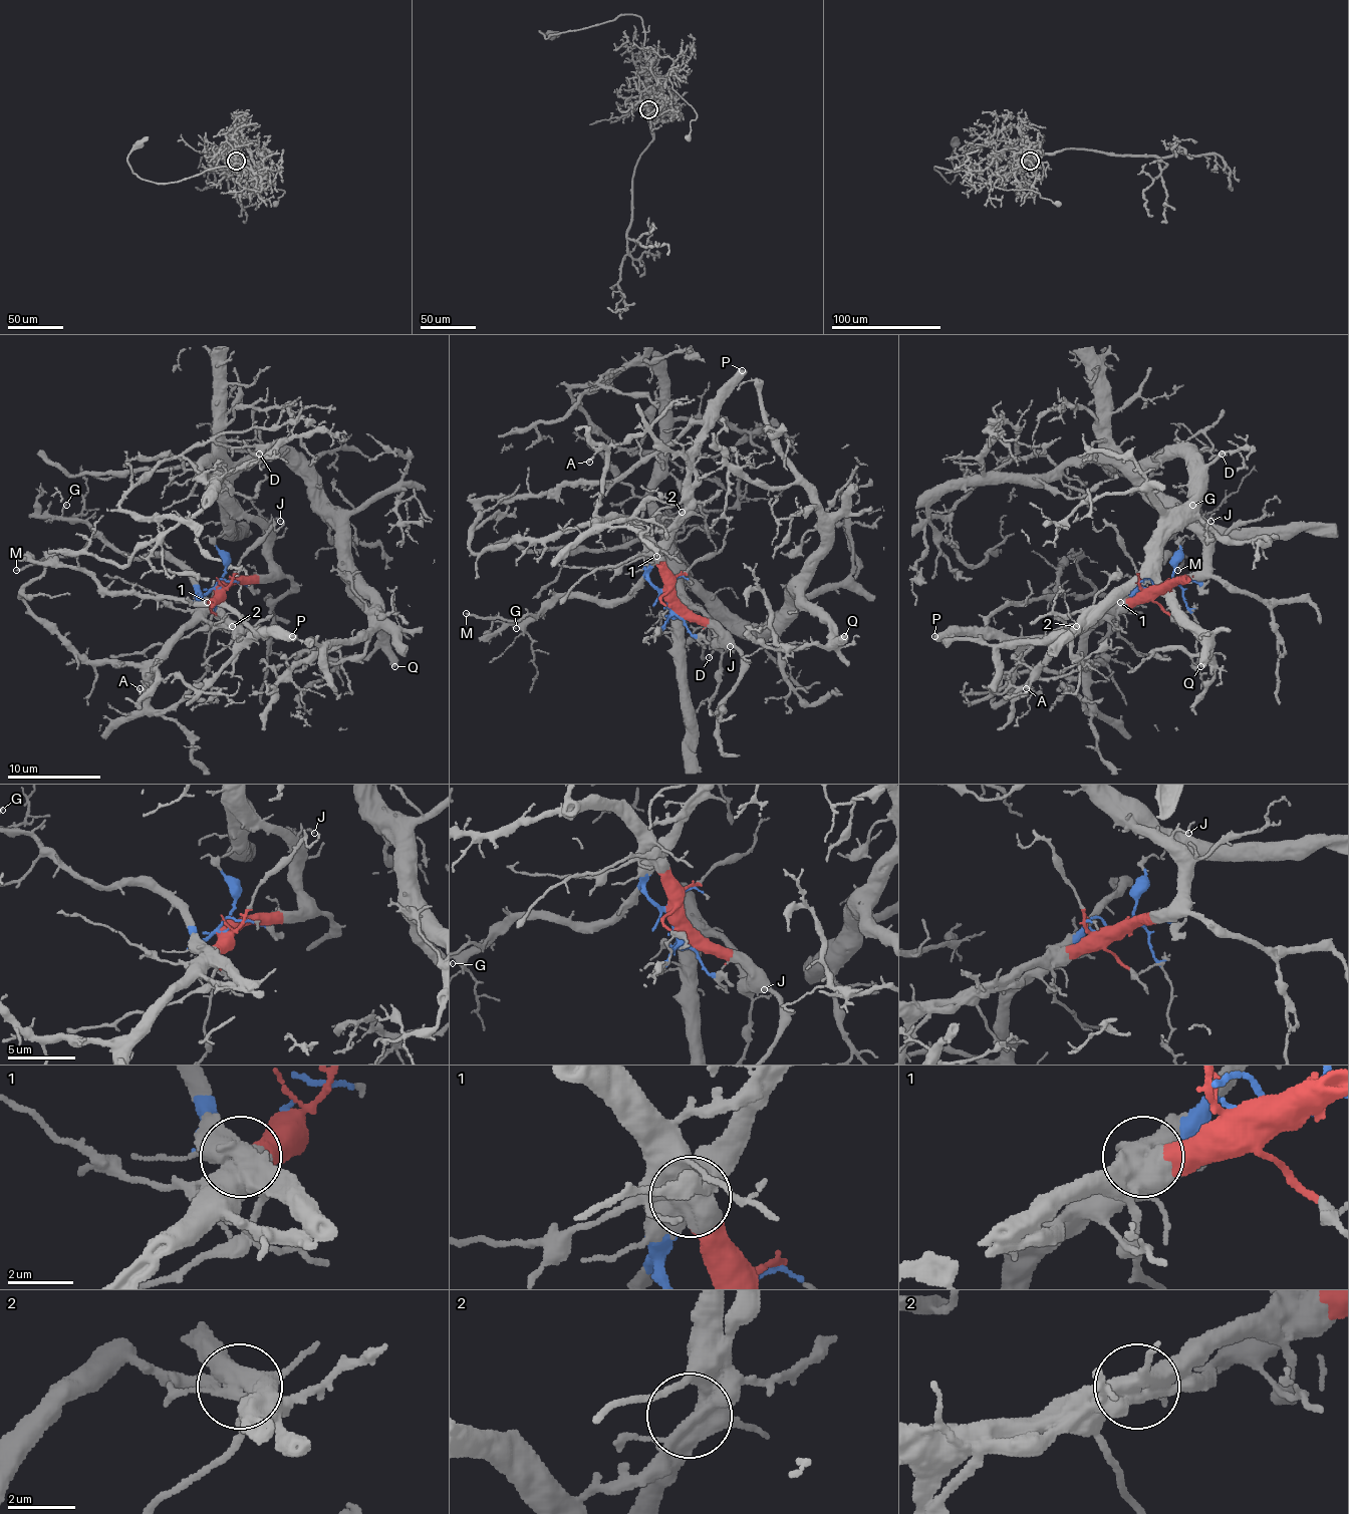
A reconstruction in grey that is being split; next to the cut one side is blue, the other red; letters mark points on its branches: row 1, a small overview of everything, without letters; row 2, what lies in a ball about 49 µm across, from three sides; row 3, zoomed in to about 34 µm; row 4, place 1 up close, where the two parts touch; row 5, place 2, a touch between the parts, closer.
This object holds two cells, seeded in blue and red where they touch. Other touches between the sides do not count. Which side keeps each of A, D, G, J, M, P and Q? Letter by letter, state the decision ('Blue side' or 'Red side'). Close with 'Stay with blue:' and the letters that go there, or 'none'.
A: Red side
D: Red side
G: Blue side
J: Red side
M: Blue side
P: Blue side
Q: Red side
Stay with blue: G, M, P

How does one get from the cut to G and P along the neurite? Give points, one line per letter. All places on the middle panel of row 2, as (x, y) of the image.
G: (667, 602), (646, 574), (623, 597), (563, 597), (535, 621), (514, 621), (512, 623), (516, 628)
P: (667, 602), (649, 579), (649, 558), (684, 509), (691, 453), (696, 434), (705, 422), (705, 409), (742, 369)

